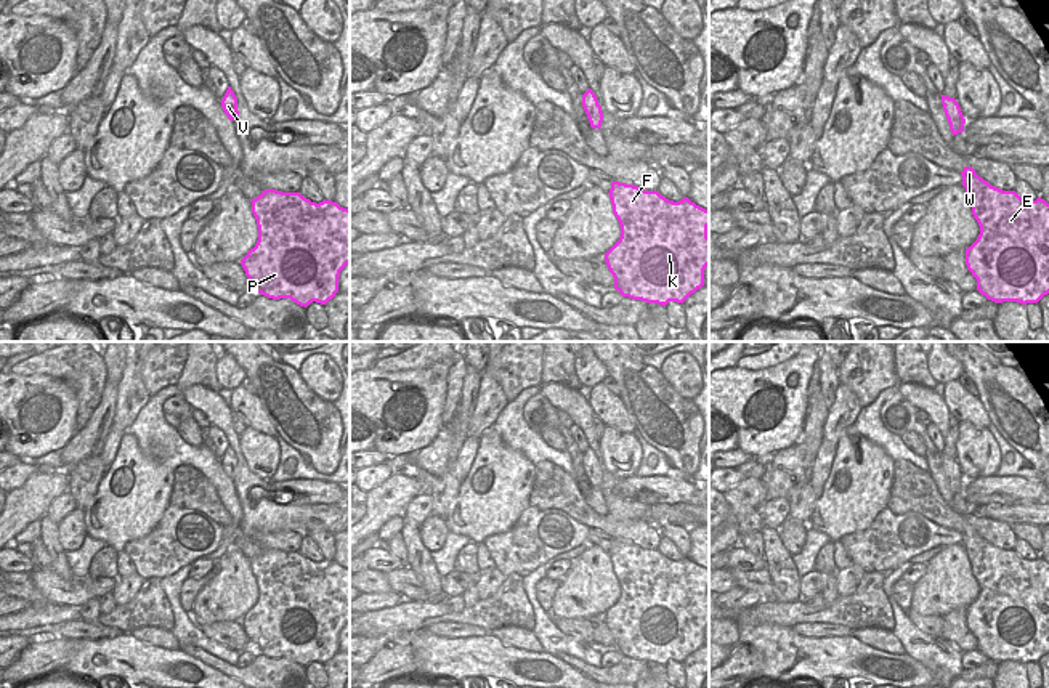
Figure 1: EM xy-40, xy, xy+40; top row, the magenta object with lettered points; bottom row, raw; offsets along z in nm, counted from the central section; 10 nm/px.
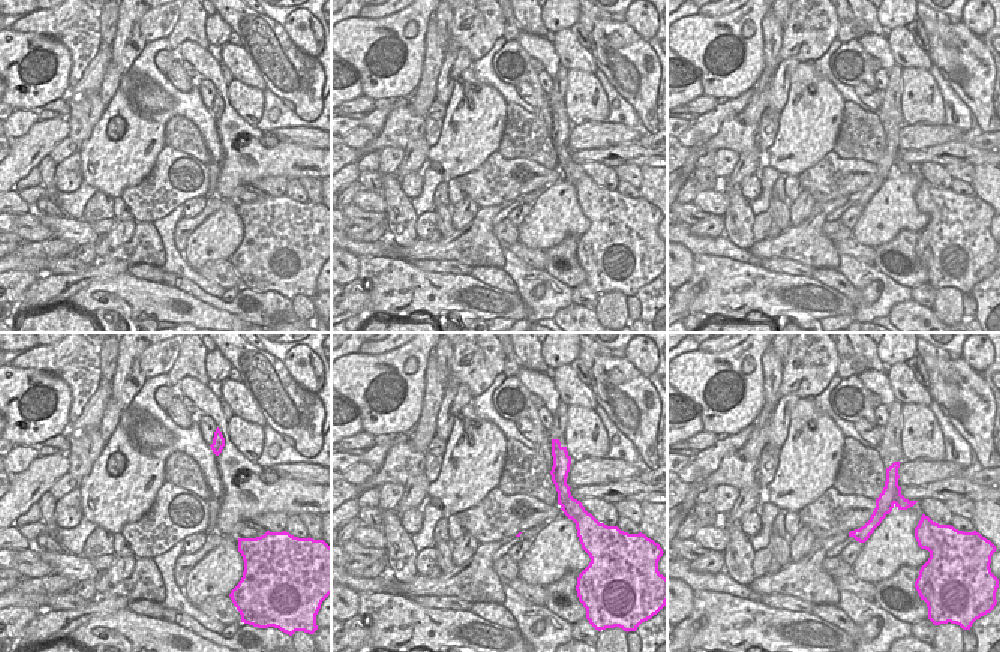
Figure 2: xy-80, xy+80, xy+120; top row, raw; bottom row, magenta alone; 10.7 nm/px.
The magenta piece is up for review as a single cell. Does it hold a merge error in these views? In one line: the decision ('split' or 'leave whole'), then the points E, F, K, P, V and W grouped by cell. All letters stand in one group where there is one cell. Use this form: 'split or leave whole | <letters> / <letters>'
split | E F K P W / V

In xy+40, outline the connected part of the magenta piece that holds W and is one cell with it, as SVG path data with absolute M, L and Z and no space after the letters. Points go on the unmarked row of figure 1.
M972 526L961 531L972 574L980 585L977 600L966 608L966 624L977 638L977 650L988 659L1038 662L1049 653L1049 563L1025 560L980 537Z

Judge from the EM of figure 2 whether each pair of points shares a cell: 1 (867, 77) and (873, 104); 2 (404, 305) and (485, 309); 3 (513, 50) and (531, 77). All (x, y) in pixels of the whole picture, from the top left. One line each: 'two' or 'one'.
1: two
2: one
3: one

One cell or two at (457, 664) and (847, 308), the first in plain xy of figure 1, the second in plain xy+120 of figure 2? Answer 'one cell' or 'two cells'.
one cell

